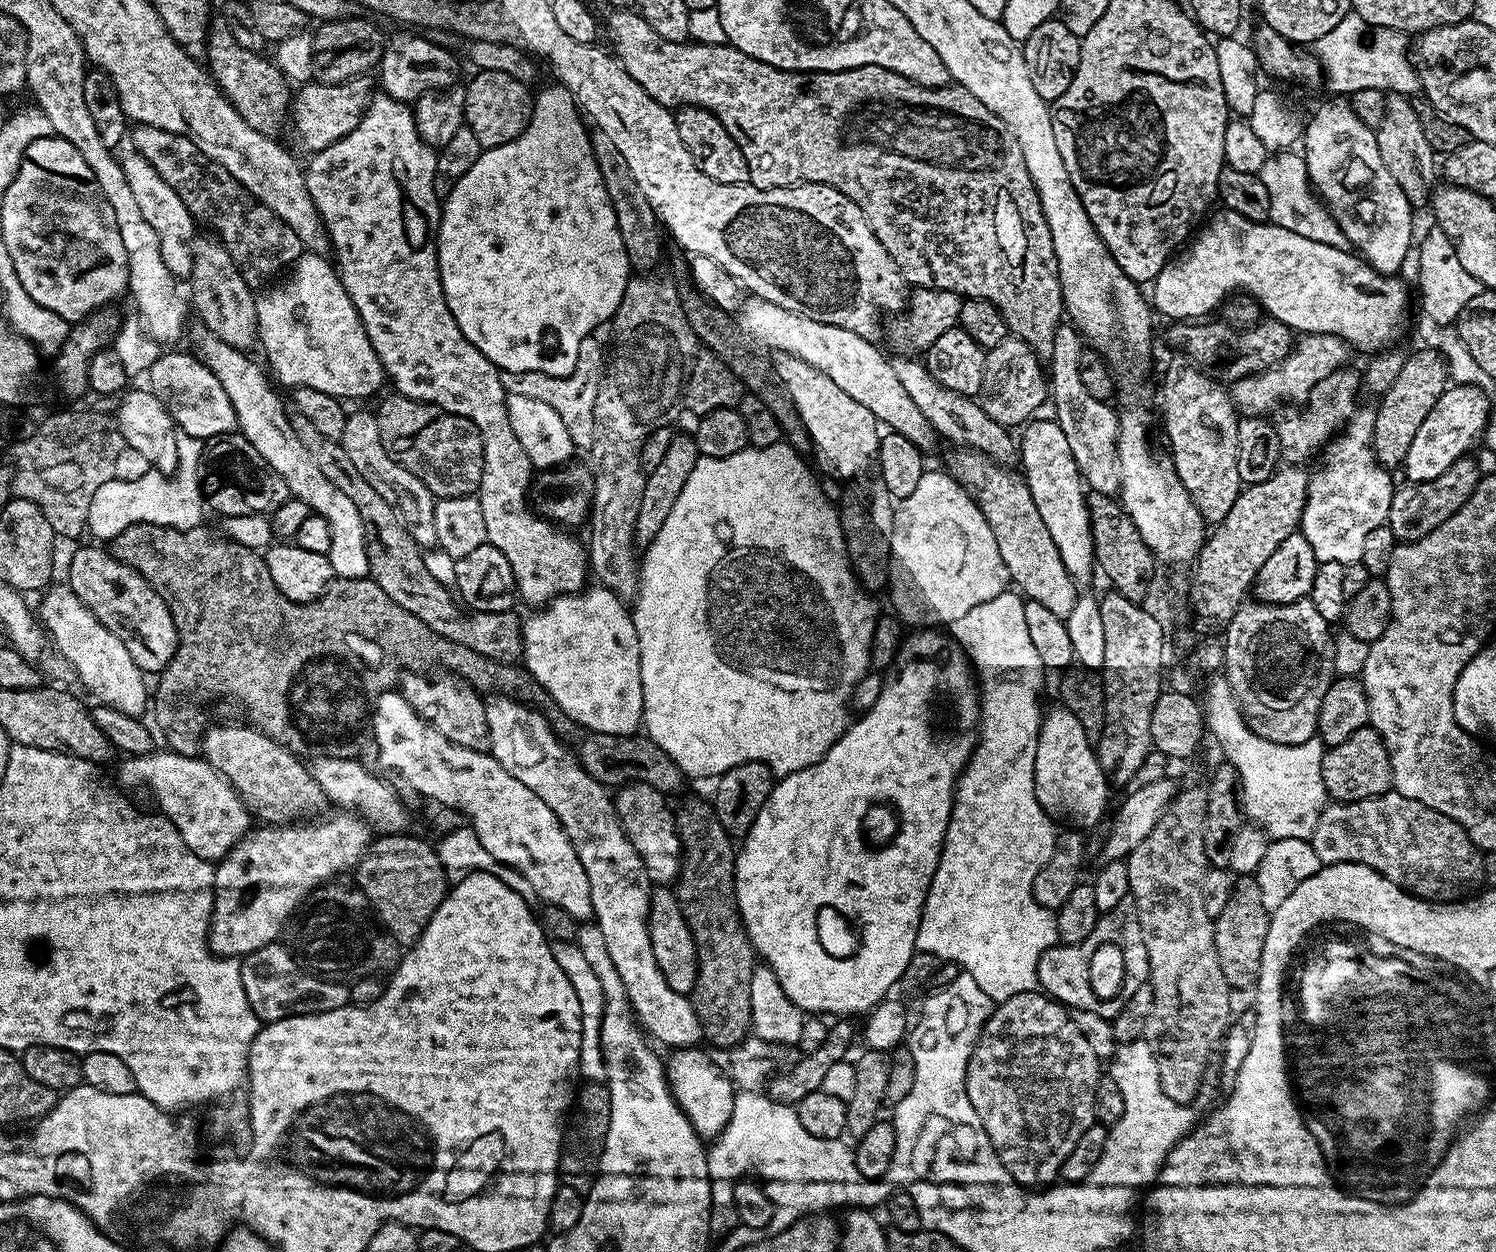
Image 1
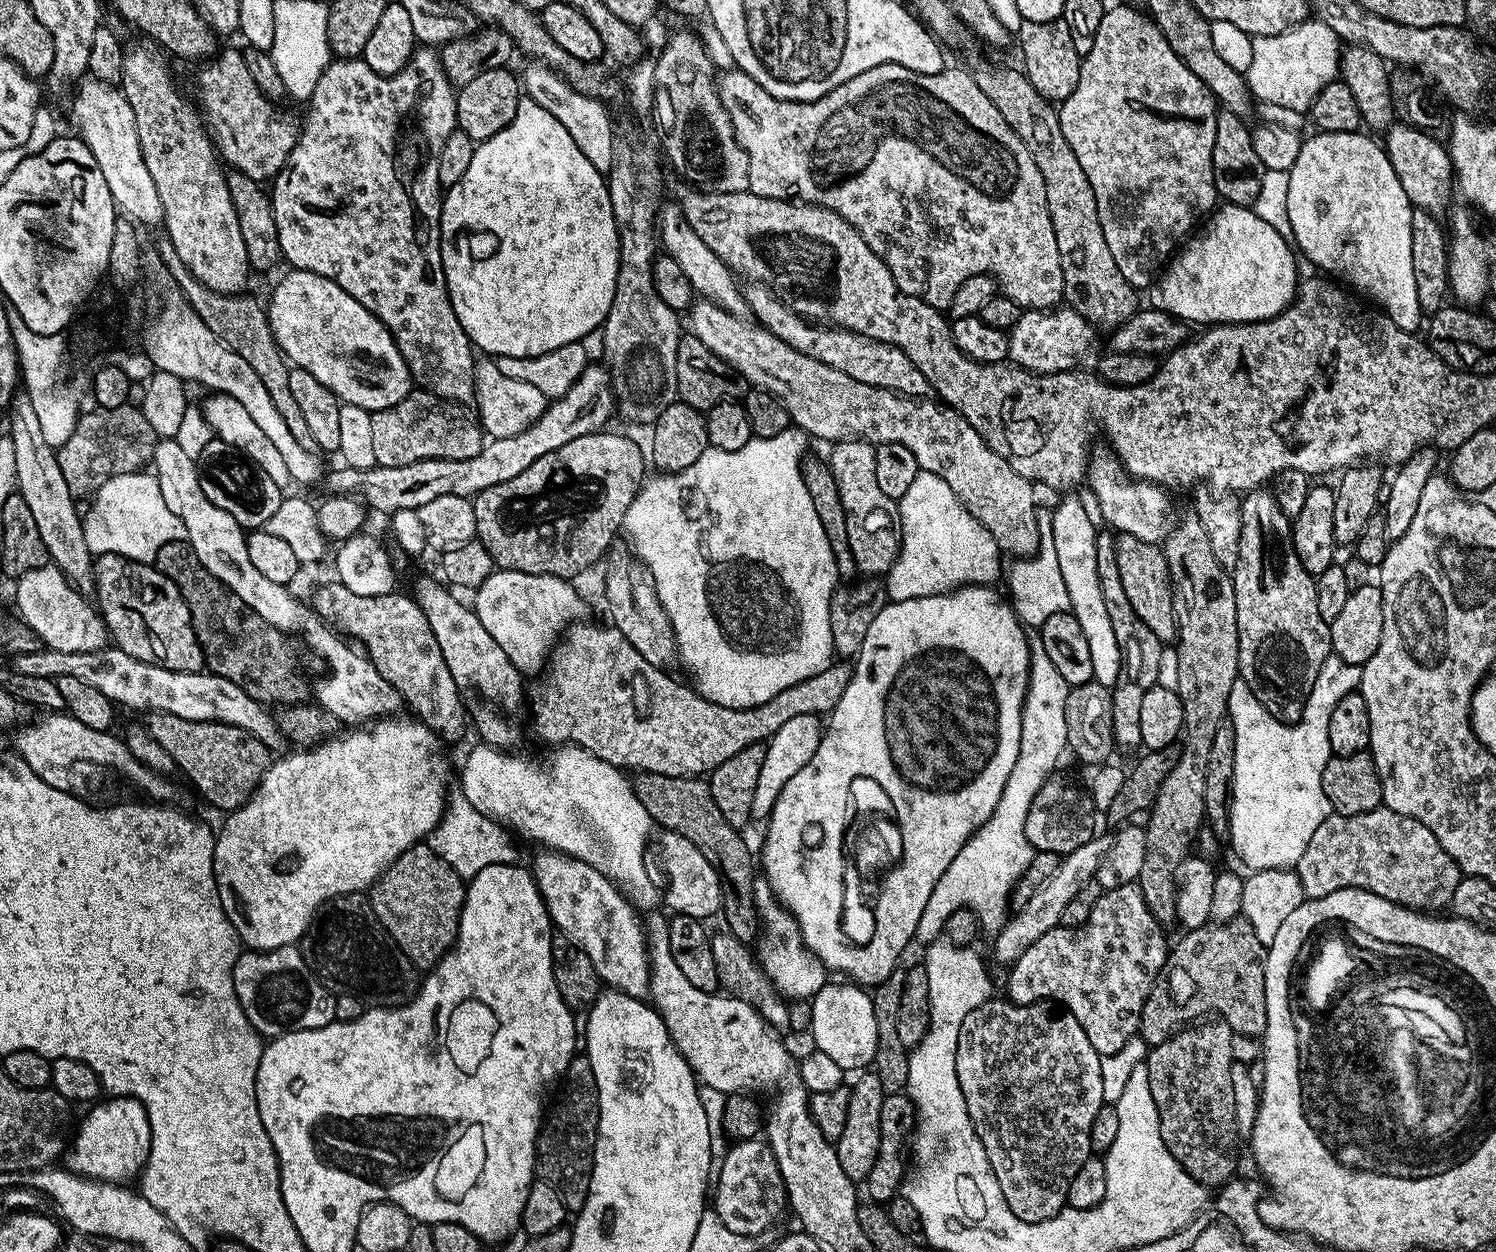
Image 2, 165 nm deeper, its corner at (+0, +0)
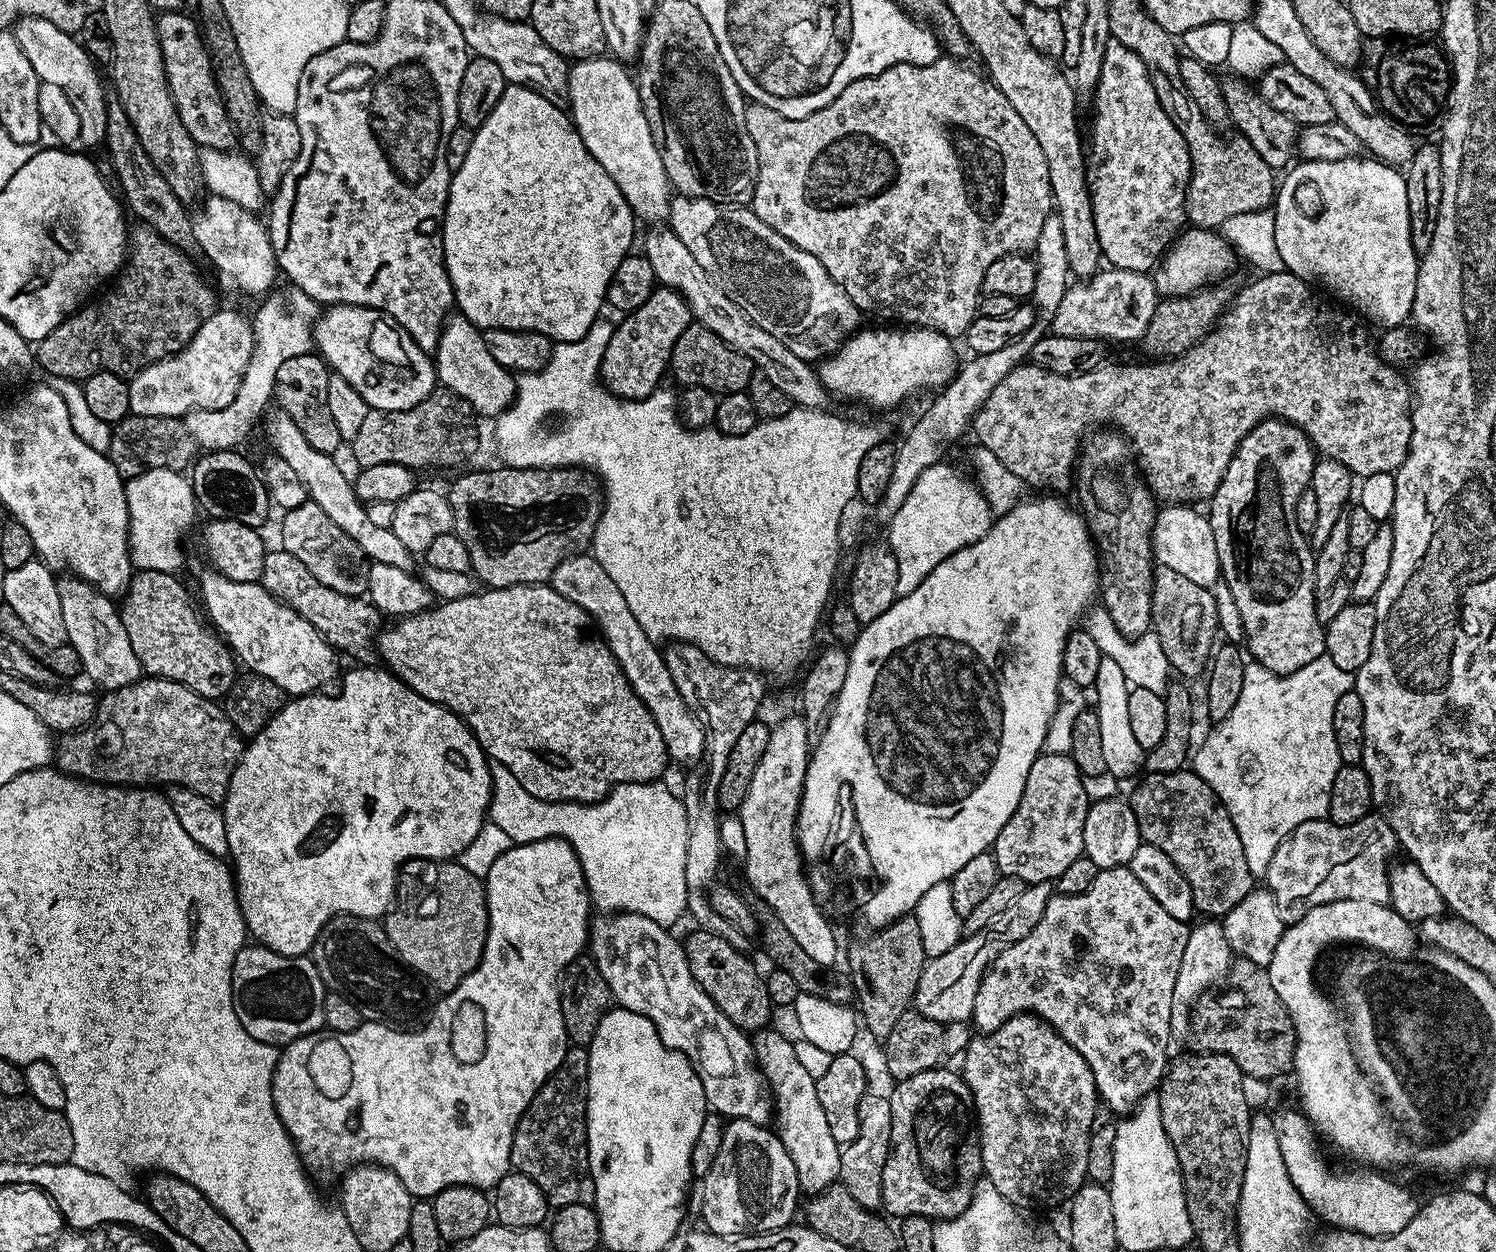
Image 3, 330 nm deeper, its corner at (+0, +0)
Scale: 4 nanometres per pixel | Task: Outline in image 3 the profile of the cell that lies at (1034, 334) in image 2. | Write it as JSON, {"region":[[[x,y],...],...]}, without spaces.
{"region":[[[1108,266],[1087,282],[1076,282],[1066,288],[1065,297],[1050,323],[1050,332],[1066,338],[1095,336],[1102,341],[1140,342],[1146,334],[1146,326],[1150,326],[1150,318],[1154,318],[1157,303],[1156,281],[1149,273]]]}

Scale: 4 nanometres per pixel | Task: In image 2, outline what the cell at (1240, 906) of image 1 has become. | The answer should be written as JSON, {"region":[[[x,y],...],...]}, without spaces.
{"region":[[[1243,918],[1227,920],[1225,924],[1213,923],[1203,928],[1193,928],[1183,933],[1180,941],[1171,945],[1164,969],[1152,983],[1150,994],[1142,1006],[1138,1035],[1149,1046],[1166,1042],[1181,1028],[1203,1021],[1215,1014],[1231,1026],[1233,1033],[1263,1037],[1266,1030],[1266,990],[1264,989],[1264,953],[1266,945],[1258,942],[1254,926]]]}

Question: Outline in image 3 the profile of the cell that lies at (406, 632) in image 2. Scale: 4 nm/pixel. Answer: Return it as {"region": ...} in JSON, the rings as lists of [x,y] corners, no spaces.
{"region":[[[274,548],[268,552],[263,560],[260,583],[280,603],[306,618],[337,651],[354,656],[358,662],[372,662],[377,659],[376,641],[384,618],[371,601],[363,597],[340,594],[328,586],[323,586],[294,554],[283,548]]]}

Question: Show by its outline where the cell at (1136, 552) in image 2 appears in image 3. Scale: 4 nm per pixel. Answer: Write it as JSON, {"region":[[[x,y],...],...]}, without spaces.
{"region":[[[1157,567],[1153,574],[1152,628],[1161,639],[1168,667],[1184,676],[1205,675],[1212,653],[1218,644],[1218,610],[1211,588],[1190,582],[1182,574],[1169,568]]]}

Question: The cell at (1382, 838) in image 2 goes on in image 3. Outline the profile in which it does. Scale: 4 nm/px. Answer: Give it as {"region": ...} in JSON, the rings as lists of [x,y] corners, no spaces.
{"region":[[[1380,814],[1363,816],[1353,824],[1334,824],[1327,818],[1302,822],[1302,826],[1294,829],[1274,850],[1274,858],[1270,858],[1266,873],[1266,887],[1285,913],[1300,907],[1309,909],[1319,904],[1332,904],[1335,900],[1388,904],[1388,869],[1395,852],[1398,852],[1396,835]]]}

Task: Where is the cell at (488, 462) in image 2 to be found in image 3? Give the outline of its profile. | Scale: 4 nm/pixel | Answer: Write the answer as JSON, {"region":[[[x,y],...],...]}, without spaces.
{"region":[[[657,286],[634,311],[612,329],[610,346],[602,358],[600,379],[609,392],[623,400],[641,400],[661,387],[660,379],[669,371],[674,342],[682,338],[682,330],[693,323],[692,312],[680,292],[665,286]]]}

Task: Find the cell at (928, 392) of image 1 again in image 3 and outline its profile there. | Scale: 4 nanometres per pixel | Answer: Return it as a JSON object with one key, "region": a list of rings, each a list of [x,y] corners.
{"region":[[[676,194],[672,197],[670,227],[674,234],[678,234],[678,238],[682,238],[683,244],[690,249],[690,254],[694,254],[696,261],[702,265],[702,270],[706,270],[706,274],[710,274],[710,278],[713,282],[715,282],[716,285],[718,285],[753,322],[755,322],[755,324],[762,326],[762,330],[767,330],[770,334],[774,334],[774,338],[778,338],[778,342],[782,342],[790,350],[794,350],[794,354],[798,354],[798,358],[809,362],[819,362],[831,356],[832,353],[848,339],[850,334],[855,333],[857,329],[861,327],[860,319],[862,319],[862,313],[860,309],[854,306],[854,302],[848,297],[846,290],[842,290],[842,286],[838,286],[838,282],[834,282],[834,278],[830,278],[830,274],[826,274],[826,266],[822,266],[822,262],[818,258],[814,258],[814,254],[802,250],[794,242],[782,238],[782,234],[778,234],[778,230],[766,226],[766,222],[762,222],[762,218],[758,218],[758,214],[754,214],[751,207],[741,206],[739,204],[715,204],[713,200],[707,200],[706,198]]]}

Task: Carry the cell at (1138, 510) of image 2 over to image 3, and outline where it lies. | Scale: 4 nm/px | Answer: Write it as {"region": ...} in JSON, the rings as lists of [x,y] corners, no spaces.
{"region":[[[1164,506],[1157,511],[1152,534],[1155,563],[1190,578],[1190,582],[1198,586],[1212,589],[1222,576],[1218,546],[1214,546],[1214,530],[1203,511],[1195,512],[1188,507],[1192,506]]]}

